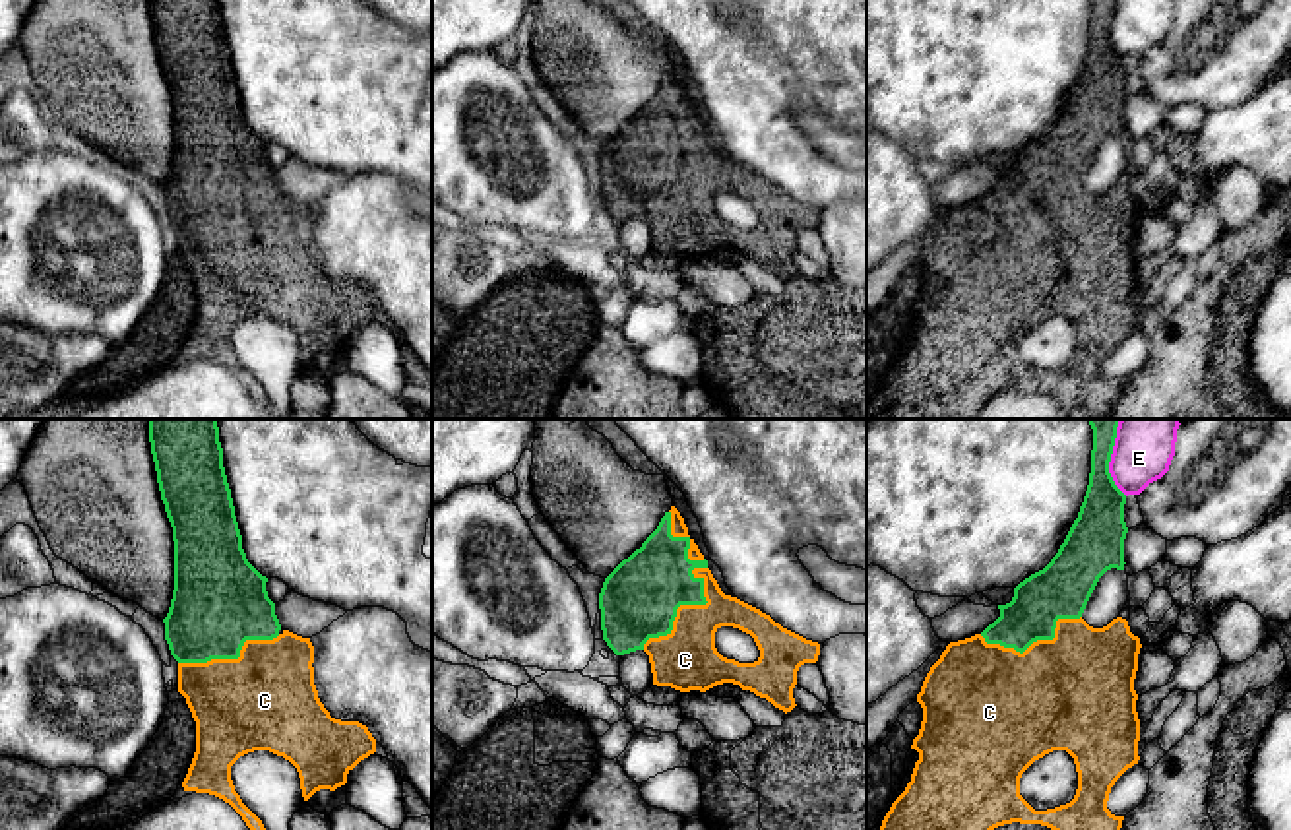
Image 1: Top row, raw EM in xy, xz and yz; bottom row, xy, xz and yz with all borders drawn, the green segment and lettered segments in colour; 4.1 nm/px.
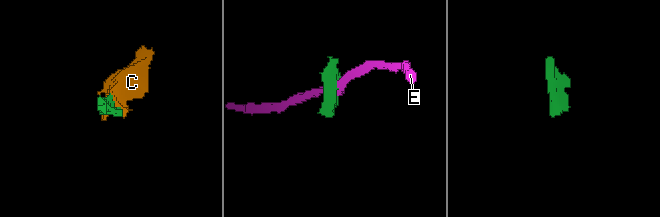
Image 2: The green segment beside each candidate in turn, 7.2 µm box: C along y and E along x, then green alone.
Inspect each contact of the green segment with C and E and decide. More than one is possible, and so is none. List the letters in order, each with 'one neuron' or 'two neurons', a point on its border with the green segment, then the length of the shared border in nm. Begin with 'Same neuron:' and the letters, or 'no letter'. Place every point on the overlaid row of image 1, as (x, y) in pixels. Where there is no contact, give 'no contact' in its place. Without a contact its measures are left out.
Same neuron: C
C: one neuron | xz (689, 604) | 440 nm
E: two neurons | yz (1109, 458) | 320 nm

